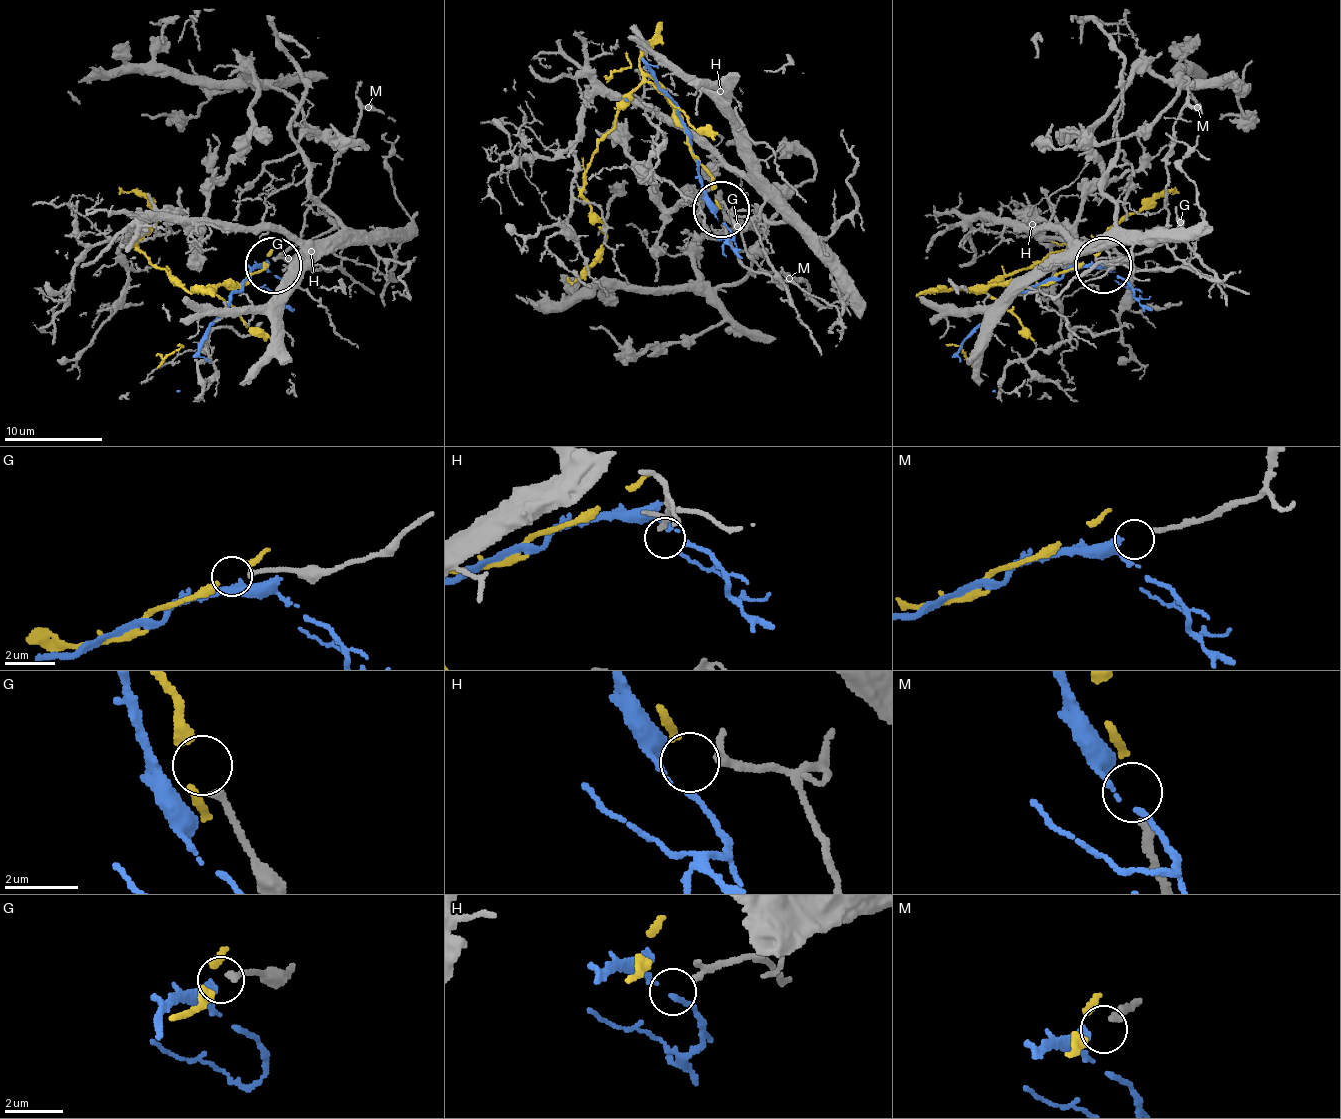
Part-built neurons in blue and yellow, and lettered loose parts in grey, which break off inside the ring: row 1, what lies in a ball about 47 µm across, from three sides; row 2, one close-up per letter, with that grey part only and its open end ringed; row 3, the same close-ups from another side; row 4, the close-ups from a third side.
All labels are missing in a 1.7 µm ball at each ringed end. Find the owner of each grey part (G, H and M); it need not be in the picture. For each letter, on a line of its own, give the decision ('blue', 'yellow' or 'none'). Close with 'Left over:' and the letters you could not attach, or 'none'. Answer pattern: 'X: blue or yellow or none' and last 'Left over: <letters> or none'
G: none
H: none
M: blue
Left over: G, H

